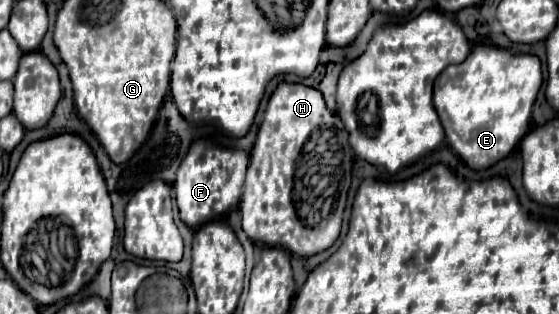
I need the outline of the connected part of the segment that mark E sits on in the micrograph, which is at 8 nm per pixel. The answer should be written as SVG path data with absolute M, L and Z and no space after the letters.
M493 43L475 45L463 63L447 65L441 71L441 75L435 79L433 105L445 127L449 145L455 149L455 153L461 155L461 159L471 169L487 169L495 165L499 159L507 157L511 149L523 139L525 131L529 131L531 127L531 109L541 83L543 83L543 75L541 75L539 57L523 55L523 53L515 55L509 49L497 47Z

